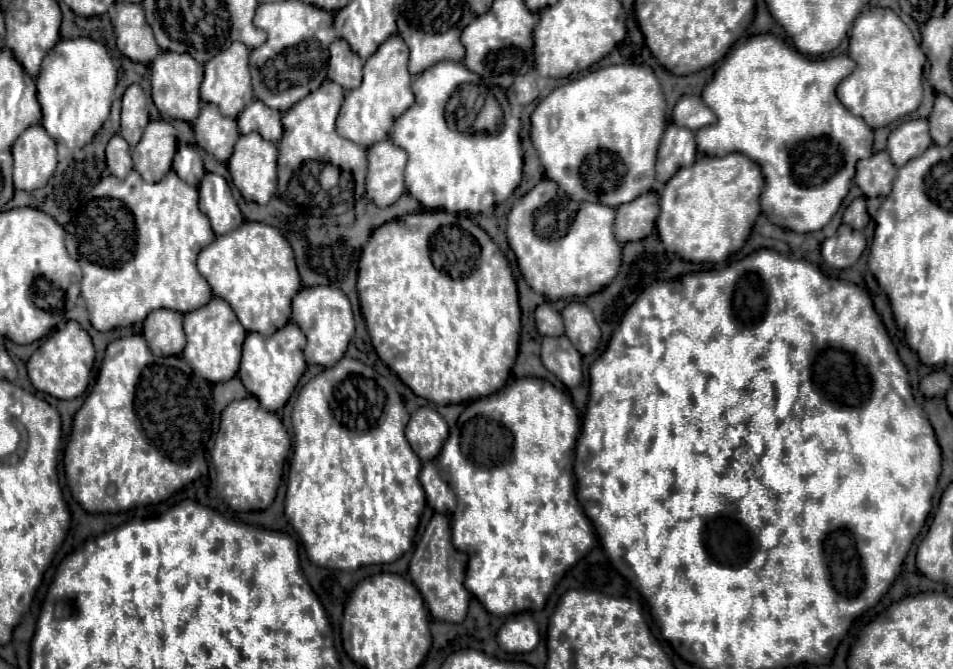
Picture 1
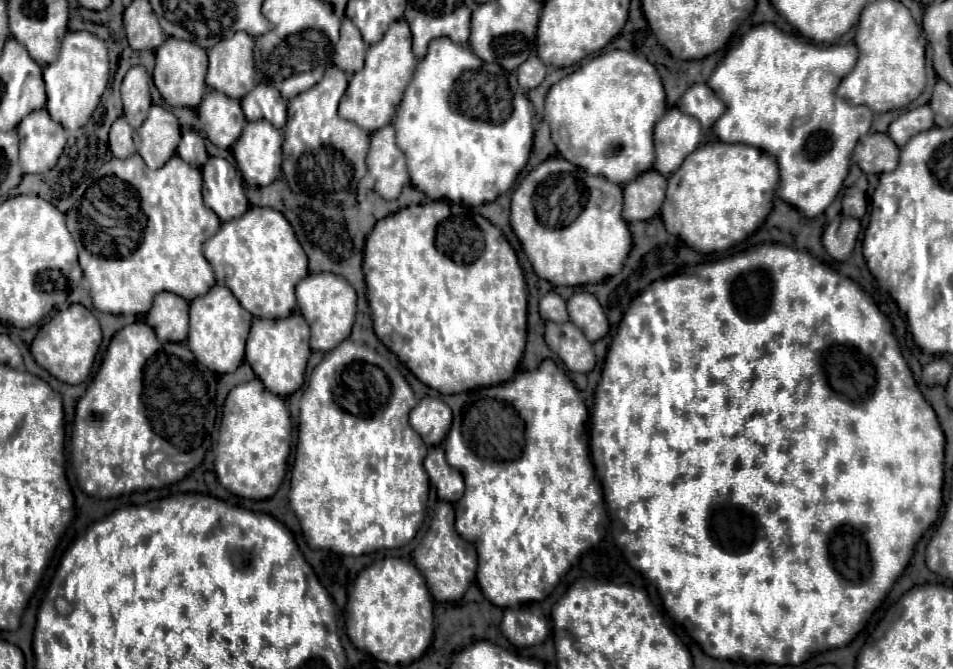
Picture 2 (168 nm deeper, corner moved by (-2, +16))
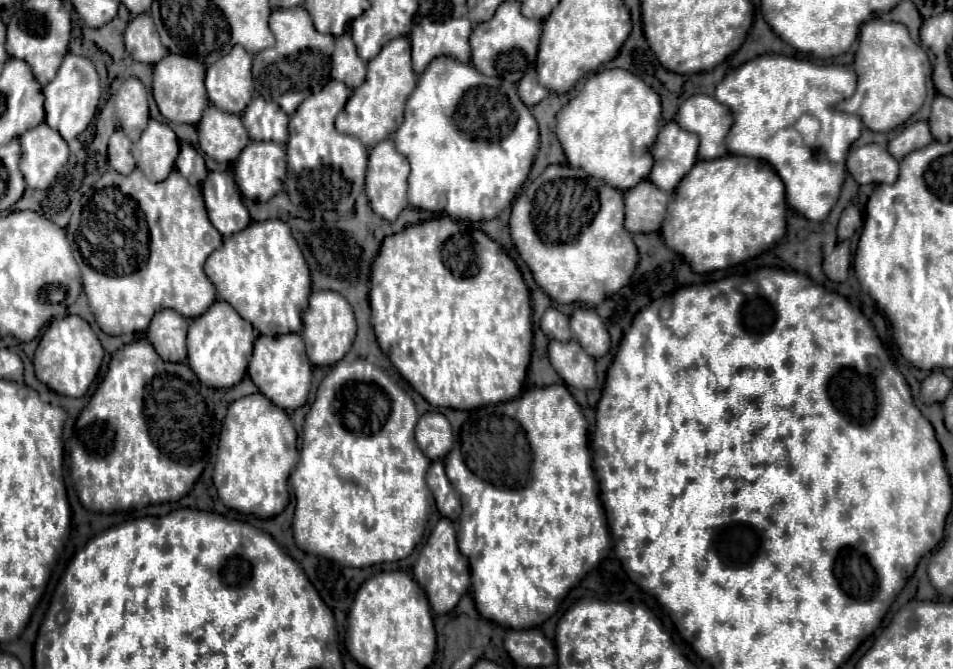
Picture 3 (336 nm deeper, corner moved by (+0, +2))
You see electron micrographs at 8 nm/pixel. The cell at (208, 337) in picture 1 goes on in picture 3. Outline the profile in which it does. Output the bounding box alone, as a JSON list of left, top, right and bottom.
[187,300,255,388]

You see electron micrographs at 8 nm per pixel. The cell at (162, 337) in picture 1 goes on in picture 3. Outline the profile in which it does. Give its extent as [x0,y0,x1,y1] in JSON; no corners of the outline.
[147,310,187,362]

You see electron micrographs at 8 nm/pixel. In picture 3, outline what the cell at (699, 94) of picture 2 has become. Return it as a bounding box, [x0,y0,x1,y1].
[675,94,733,160]

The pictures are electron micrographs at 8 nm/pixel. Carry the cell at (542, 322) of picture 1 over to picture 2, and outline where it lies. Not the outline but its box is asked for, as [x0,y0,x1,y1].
[539,292,567,322]

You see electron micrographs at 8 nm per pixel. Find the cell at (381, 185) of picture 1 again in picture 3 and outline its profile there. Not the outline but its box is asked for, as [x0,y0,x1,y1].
[367,140,409,222]

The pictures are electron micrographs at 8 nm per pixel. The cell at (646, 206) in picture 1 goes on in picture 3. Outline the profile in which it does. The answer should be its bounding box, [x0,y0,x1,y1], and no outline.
[625,180,669,234]

